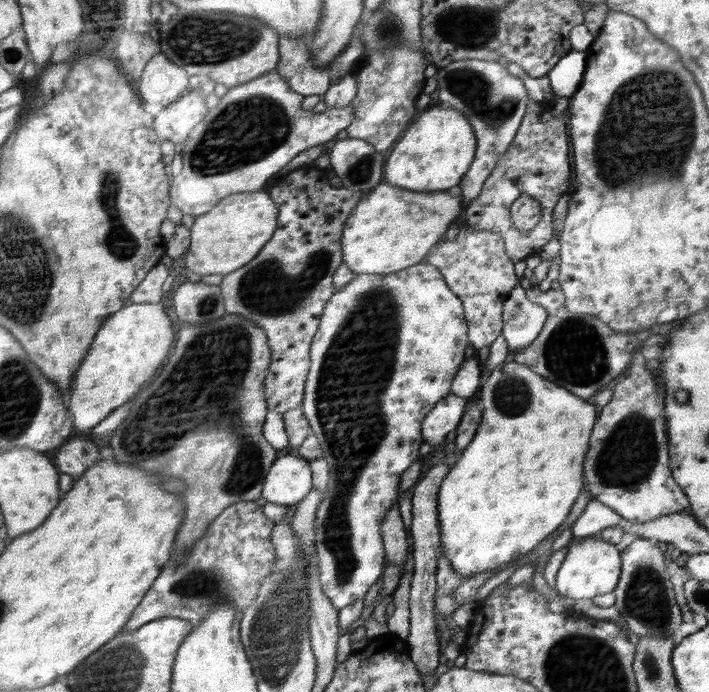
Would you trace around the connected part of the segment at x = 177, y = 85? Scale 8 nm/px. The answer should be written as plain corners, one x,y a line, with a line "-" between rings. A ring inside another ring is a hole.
158,53
150,58
138,85
146,108
150,107
156,116
164,107
190,90
188,78
186,71
172,64
164,54

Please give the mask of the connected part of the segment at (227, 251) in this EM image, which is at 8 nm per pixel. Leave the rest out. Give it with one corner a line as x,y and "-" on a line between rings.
268,191
240,192
222,199
216,207
206,212
206,216
197,216
190,228
189,250
180,261
184,270
196,274
218,275
242,269
251,262
264,244
272,238
278,220
278,206

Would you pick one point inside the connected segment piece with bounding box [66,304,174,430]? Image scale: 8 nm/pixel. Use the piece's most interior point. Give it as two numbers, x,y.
131,345

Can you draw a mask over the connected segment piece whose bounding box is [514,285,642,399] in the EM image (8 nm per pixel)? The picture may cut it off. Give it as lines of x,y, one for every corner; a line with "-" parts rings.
533,285
525,291
527,300
546,310
547,319
536,340
516,353
514,362
525,364
545,380
583,399
606,388
629,366
632,354
642,346
634,333
614,332
593,315
569,314
565,308
565,294
560,288
542,291
538,285

